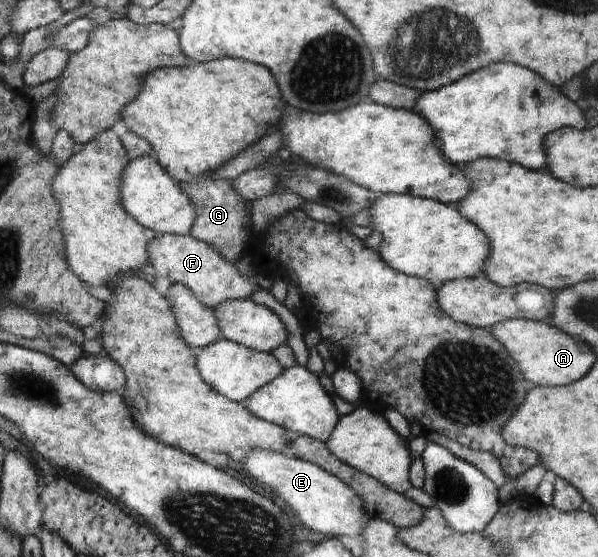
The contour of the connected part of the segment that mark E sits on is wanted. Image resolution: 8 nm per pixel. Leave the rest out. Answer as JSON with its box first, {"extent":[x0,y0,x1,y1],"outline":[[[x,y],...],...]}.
{"extent":[241,449,371,538],"outline":[[[253,449],[241,460],[249,476],[267,484],[276,494],[284,498],[299,515],[303,526],[329,537],[351,536],[361,538],[371,518],[364,510],[364,500],[356,490],[337,475],[323,470],[315,463],[287,456],[275,451]]]}

